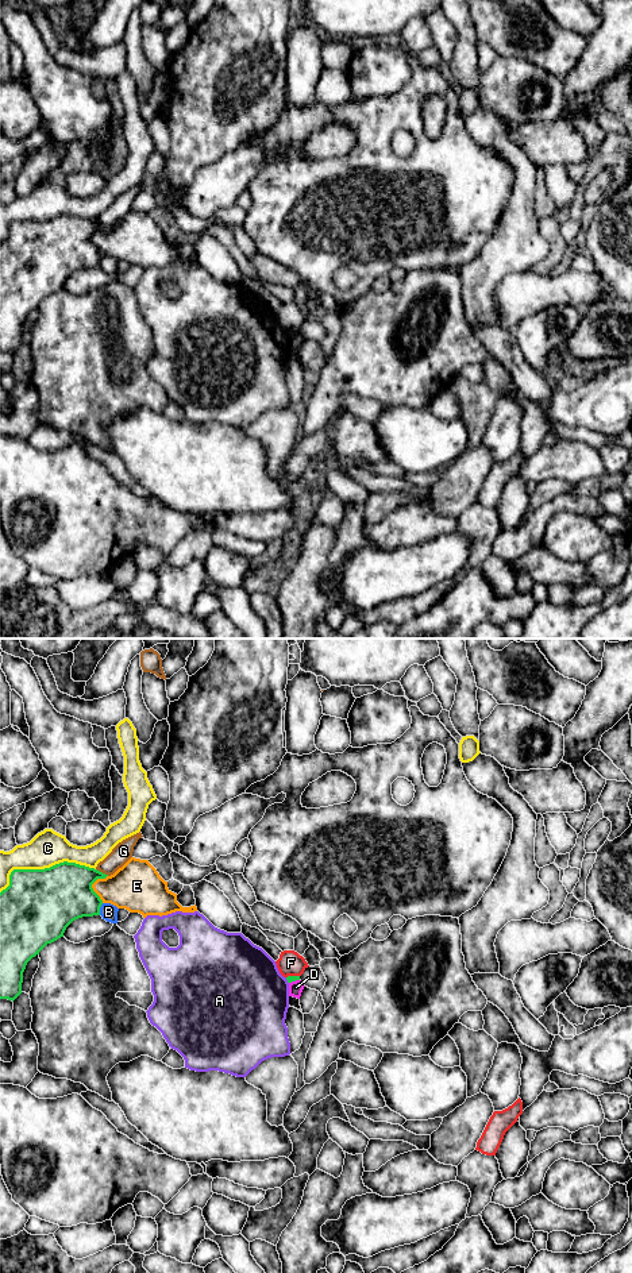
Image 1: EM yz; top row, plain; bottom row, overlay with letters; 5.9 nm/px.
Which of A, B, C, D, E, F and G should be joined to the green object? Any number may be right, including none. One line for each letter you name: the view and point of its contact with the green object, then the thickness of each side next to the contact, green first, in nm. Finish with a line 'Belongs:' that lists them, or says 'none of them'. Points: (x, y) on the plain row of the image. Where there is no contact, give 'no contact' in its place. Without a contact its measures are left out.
Belongs: none of them

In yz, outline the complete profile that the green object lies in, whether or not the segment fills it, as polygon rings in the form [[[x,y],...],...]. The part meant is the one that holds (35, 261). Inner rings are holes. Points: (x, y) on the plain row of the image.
[[[59,215],[45,221],[14,221],[9,238],[0,244],[0,351],[15,352],[22,346],[27,315],[82,269],[100,267],[103,252],[92,236],[108,227],[76,215]]]

